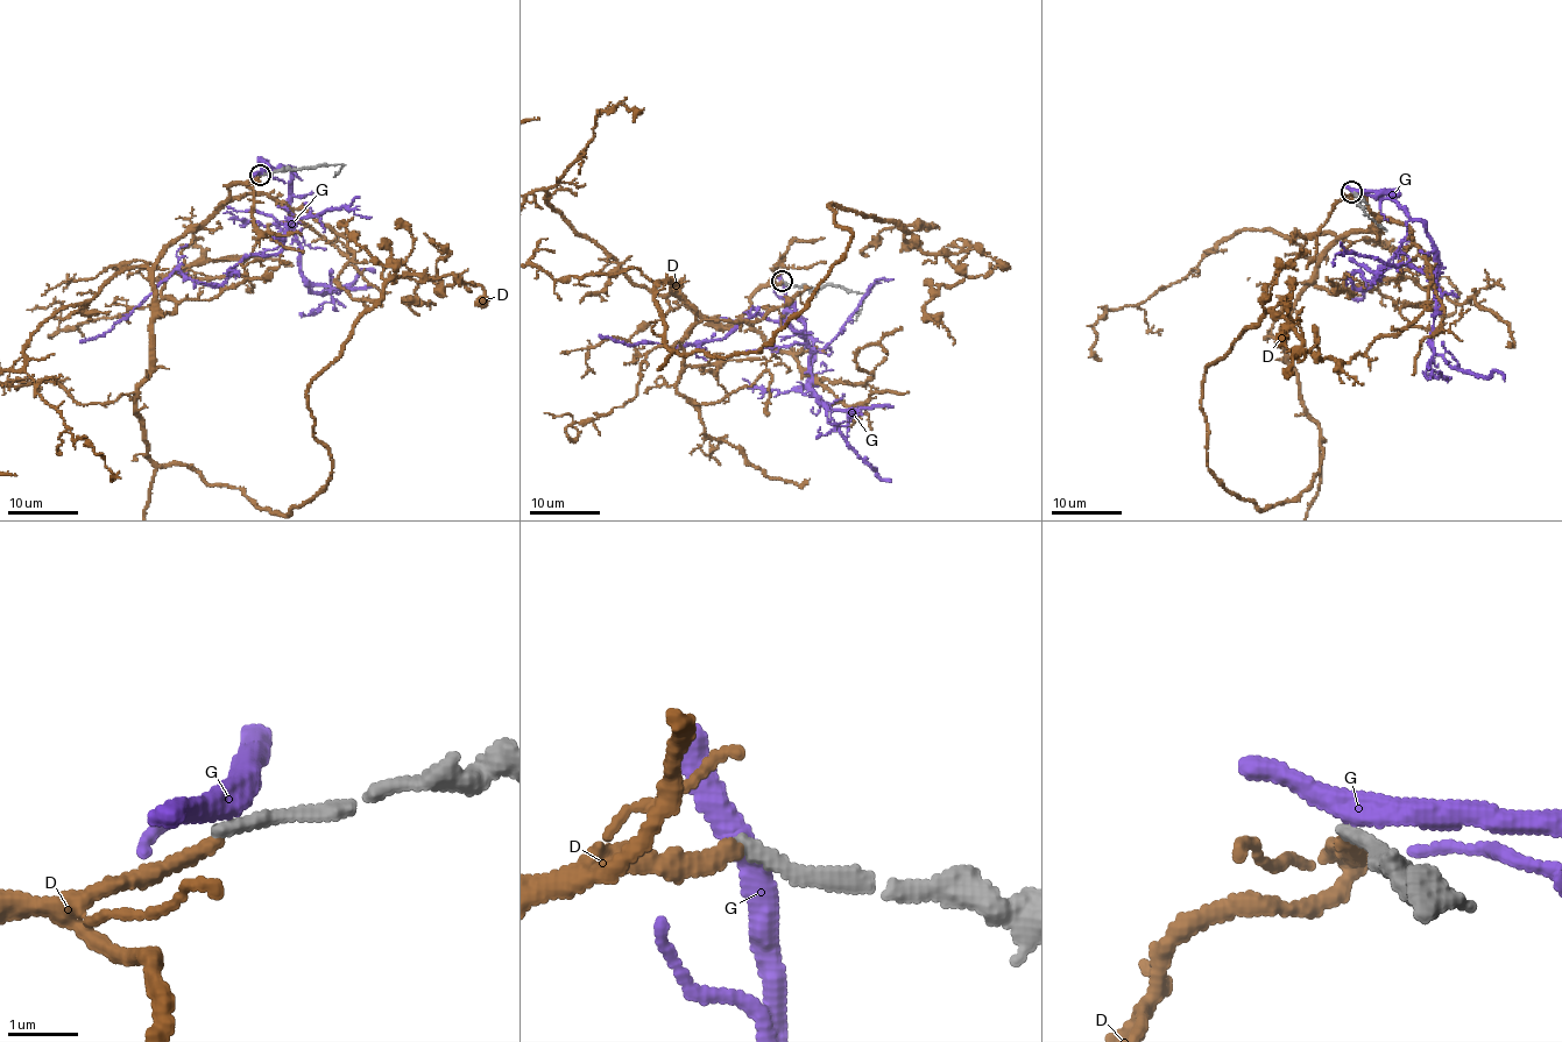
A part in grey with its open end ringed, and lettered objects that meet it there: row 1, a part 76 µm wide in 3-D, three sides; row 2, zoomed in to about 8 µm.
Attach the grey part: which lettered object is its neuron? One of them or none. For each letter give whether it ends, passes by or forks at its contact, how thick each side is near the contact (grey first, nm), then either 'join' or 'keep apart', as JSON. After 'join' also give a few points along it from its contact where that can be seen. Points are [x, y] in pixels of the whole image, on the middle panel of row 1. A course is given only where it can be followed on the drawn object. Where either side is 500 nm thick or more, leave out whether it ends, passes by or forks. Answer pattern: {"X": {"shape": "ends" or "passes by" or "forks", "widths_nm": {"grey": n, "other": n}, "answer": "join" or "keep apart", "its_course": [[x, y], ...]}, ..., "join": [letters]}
{"D": {"shape": "ends", "widths_nm": {"grey": 200, "other": 240}, "answer": "keep apart"}, "G": {"shape": "passes by", "widths_nm": {"grey": 240, "other": 340}, "answer": "keep apart"}, "join": []}

